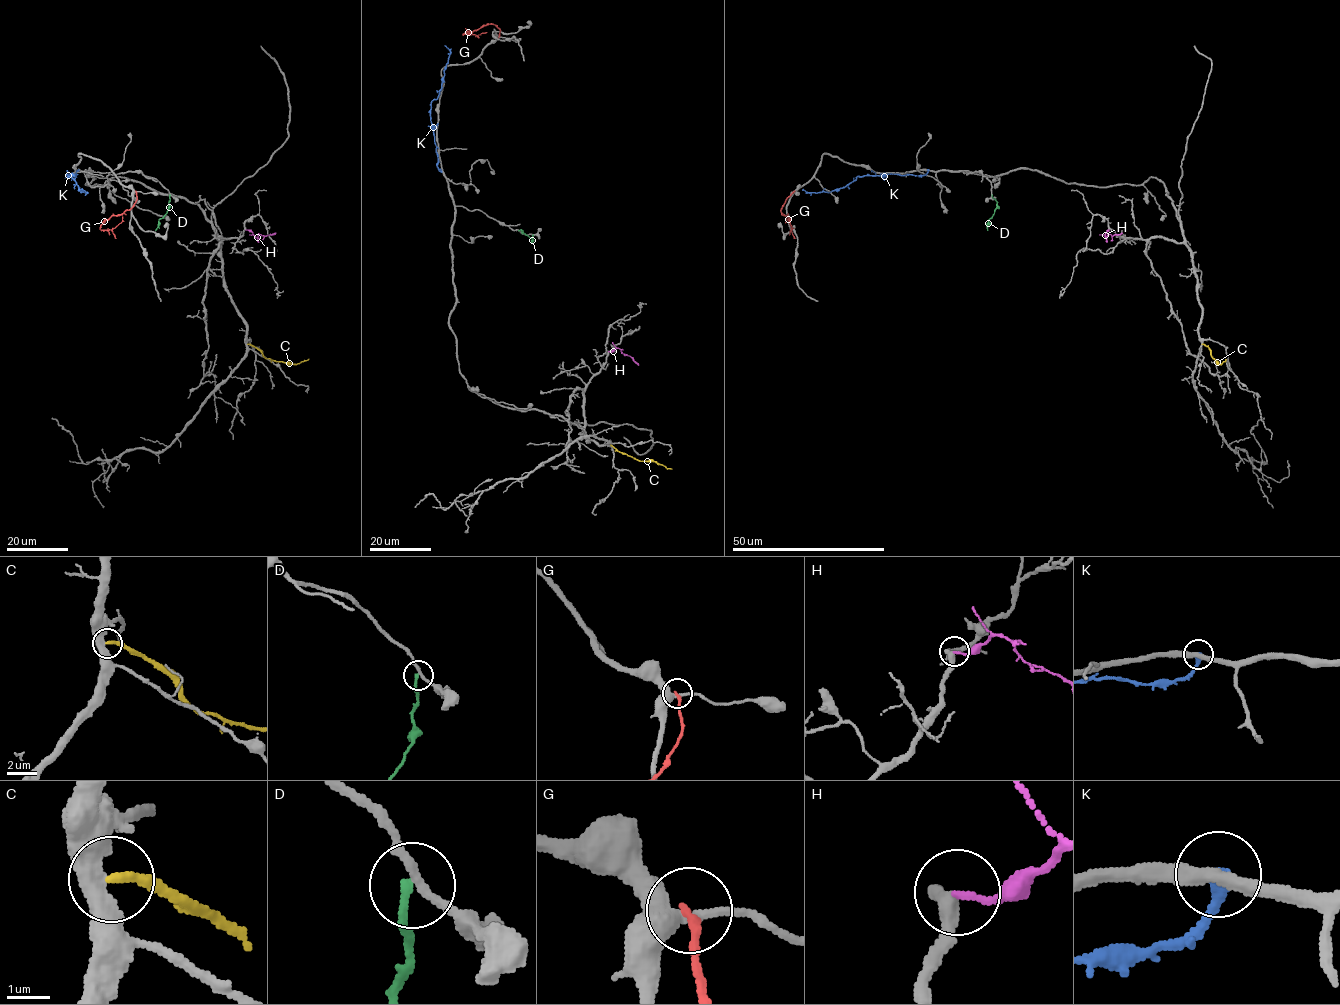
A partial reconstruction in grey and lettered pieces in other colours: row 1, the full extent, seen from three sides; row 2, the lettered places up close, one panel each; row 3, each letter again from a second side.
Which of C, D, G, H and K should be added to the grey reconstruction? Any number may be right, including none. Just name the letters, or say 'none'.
H

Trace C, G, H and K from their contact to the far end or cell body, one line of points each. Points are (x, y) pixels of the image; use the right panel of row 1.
C: (1201, 344), (1208, 348), (1219, 364), (1226, 358)
G: (793, 191), (780, 211), (787, 216), (790, 230), (790, 216)
H: (1108, 230), (1106, 237), (1122, 233)
K: (928, 170), (915, 176), (858, 176), (844, 187), (829, 192), (807, 193), (802, 190)

